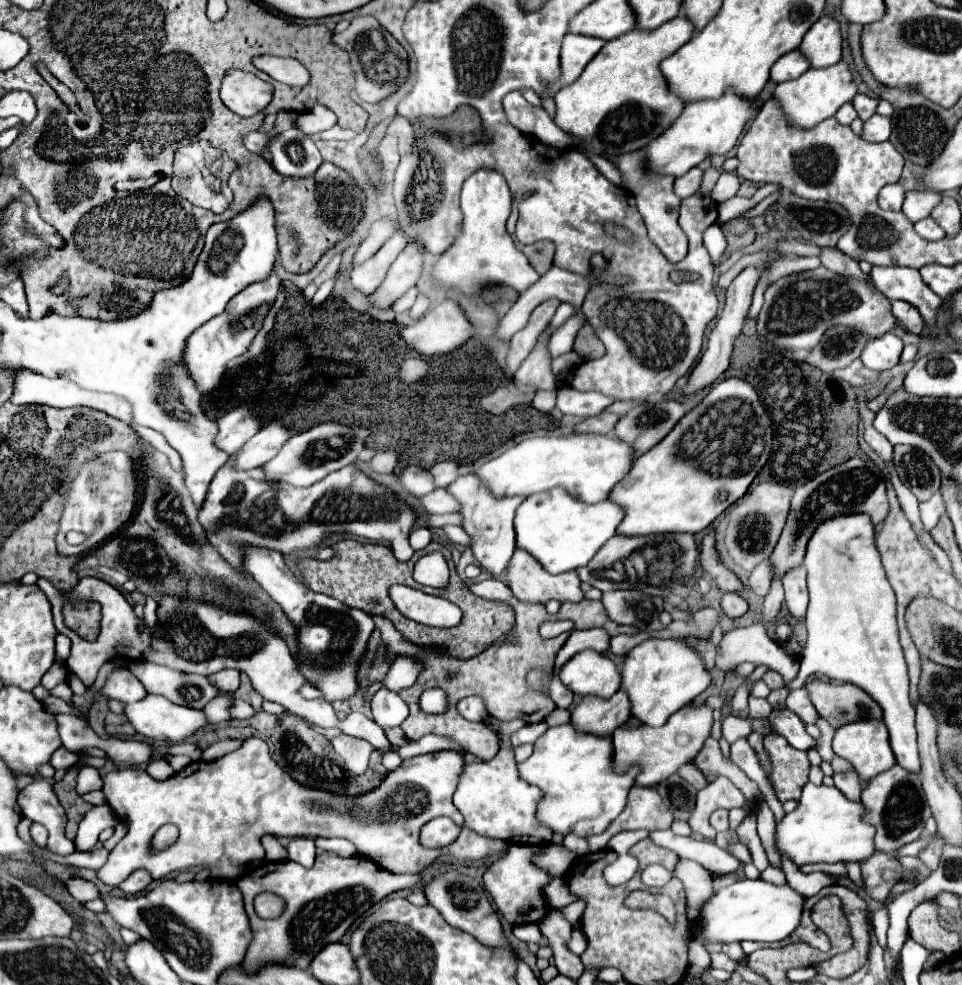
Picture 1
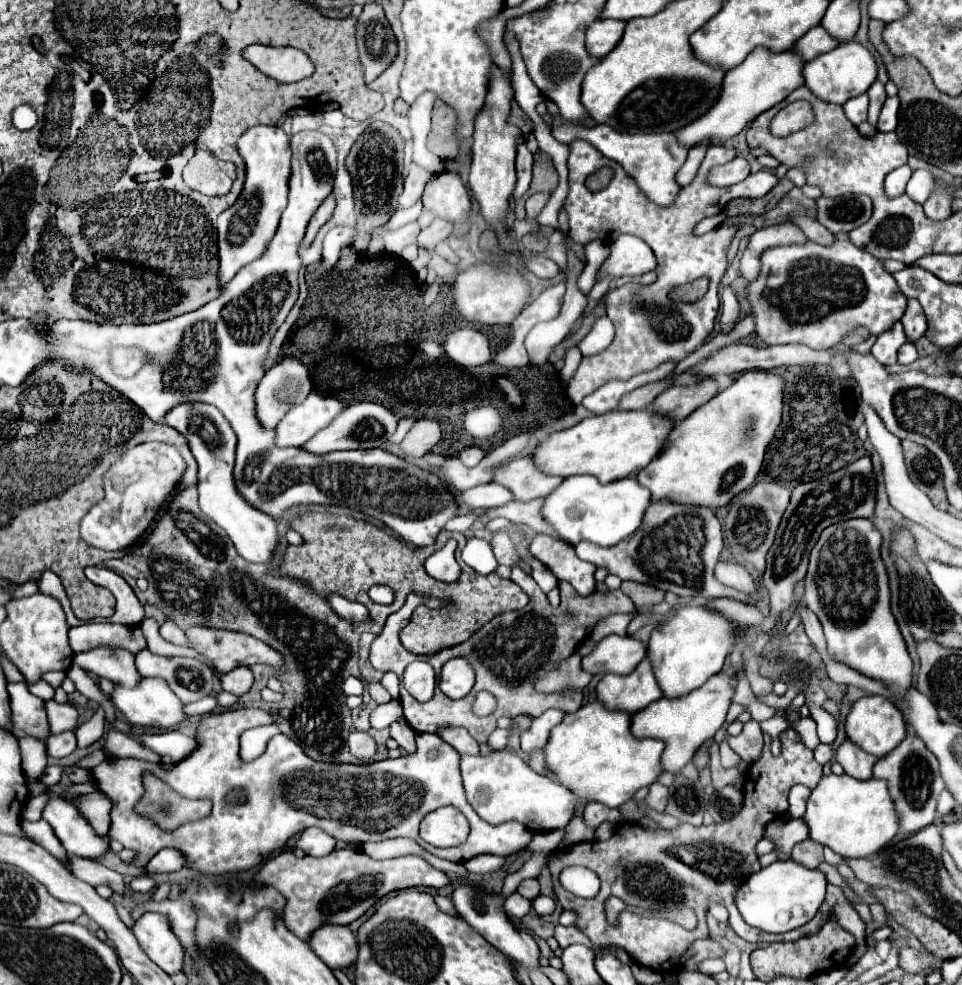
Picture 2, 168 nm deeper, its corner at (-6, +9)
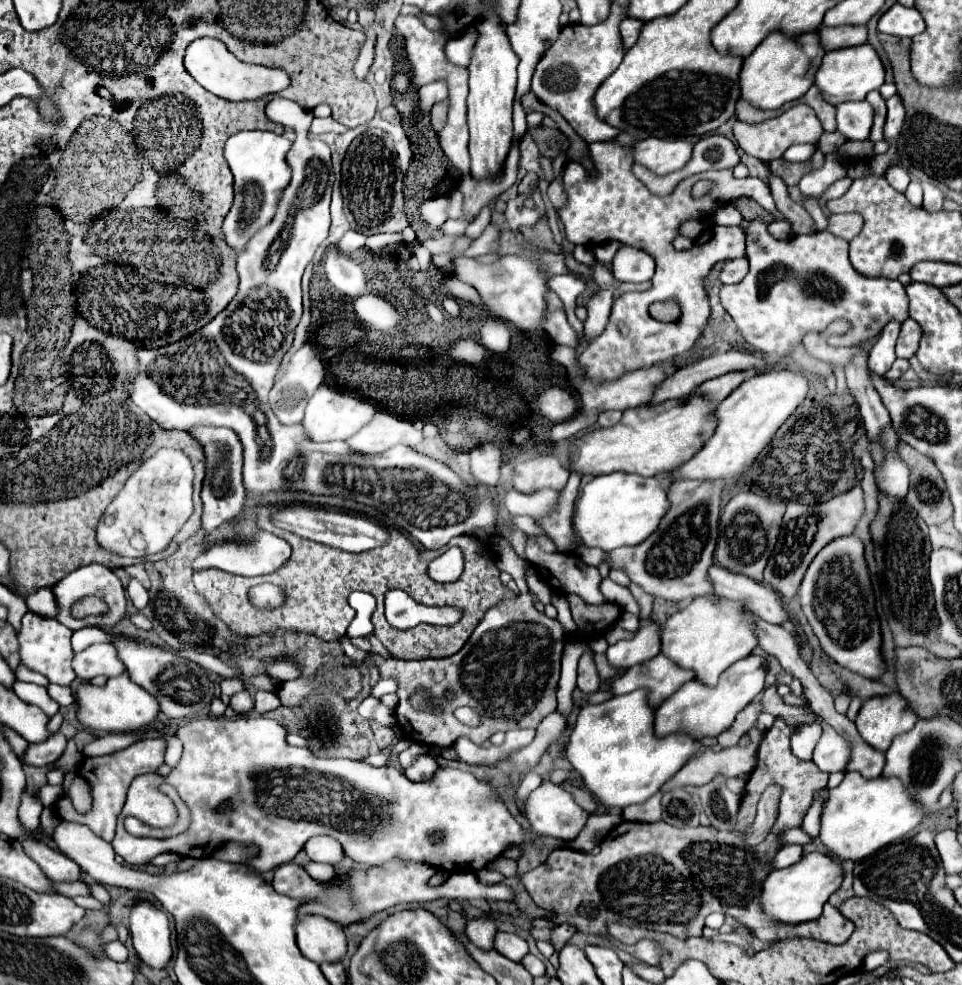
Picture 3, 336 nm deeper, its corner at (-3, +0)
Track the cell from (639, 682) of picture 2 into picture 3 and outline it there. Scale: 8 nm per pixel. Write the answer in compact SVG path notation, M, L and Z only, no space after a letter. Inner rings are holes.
M658 654L656 658L648 660L646 664L638 664L624 674L620 674L610 690L614 694L628 694L638 688L648 688L648 700L654 708L658 708L668 696L672 696L682 684L694 680L694 672L680 668L668 656Z

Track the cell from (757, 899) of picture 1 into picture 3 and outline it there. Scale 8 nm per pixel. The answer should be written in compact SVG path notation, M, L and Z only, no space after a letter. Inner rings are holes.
M820 852L804 854L798 864L782 868L782 870L774 870L764 880L762 894L760 894L762 910L770 918L786 922L786 924L816 920L822 914L822 906L826 904L826 900L840 888L842 878L844 878L842 860L832 858L830 854L820 854Z

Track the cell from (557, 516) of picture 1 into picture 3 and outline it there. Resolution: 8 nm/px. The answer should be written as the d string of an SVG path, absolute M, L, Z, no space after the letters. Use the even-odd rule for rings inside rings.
M610 472L606 476L596 476L582 490L576 506L574 526L586 546L602 548L612 552L620 546L634 546L650 536L662 516L670 510L670 500L658 478L630 476L628 472Z

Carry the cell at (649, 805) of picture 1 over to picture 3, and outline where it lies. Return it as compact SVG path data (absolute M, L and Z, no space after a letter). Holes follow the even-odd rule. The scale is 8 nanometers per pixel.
M656 792L652 798L648 798L644 804L636 804L636 806L628 806L624 808L624 818L632 820L632 822L658 822L662 816L662 808L660 808L660 798L662 794Z

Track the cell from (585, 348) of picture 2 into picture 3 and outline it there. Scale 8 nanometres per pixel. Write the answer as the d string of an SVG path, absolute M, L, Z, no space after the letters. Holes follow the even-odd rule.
M614 280L614 284L610 288L604 288L604 290L596 292L588 300L588 306L586 306L588 318L584 322L584 338L586 338L586 342L594 340L596 336L600 336L604 332L608 316L610 316L610 310L612 310L612 296L614 296L614 290L620 284L622 284L620 280Z

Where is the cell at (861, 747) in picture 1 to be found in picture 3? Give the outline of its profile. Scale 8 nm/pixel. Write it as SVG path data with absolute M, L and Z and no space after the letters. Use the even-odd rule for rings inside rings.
M898 692L894 696L878 696L864 702L856 728L860 736L876 750L886 752L894 736L908 732L918 720L910 702Z

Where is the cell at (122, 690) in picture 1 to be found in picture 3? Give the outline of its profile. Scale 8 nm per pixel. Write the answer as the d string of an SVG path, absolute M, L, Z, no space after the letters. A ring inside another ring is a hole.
M94 644L74 654L72 668L80 680L92 680L94 676L120 676L126 668L118 660L116 650L110 644Z

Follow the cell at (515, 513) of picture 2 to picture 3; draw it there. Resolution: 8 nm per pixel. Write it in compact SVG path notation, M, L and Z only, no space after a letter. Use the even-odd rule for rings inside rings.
M572 472L566 488L562 490L558 510L554 510L548 518L538 520L538 524L544 526L550 540L558 546L560 552L572 552L576 548L574 538L572 538L572 510L574 510L574 500L578 496L580 480L582 476L578 472Z

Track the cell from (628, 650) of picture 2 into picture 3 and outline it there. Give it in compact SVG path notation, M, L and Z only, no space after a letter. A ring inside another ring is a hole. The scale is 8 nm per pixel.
M648 622L640 626L630 640L620 640L608 648L606 656L612 666L628 670L636 664L644 664L660 654L660 630L658 622Z

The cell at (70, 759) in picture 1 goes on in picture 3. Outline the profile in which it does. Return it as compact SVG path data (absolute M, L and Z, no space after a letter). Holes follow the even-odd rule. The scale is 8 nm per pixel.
M56 732L50 738L46 738L44 742L28 744L28 748L20 756L20 760L24 764L32 764L32 766L50 766L62 756L62 752L66 750L66 742L68 740L60 732Z

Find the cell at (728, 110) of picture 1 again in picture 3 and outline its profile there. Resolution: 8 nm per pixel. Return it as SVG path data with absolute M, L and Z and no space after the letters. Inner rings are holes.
M818 30L800 36L772 32L772 36L766 36L766 40L762 40L762 44L758 44L758 48L744 60L744 68L740 74L742 98L762 110L776 110L786 102L802 98L814 84L814 76L822 64L824 54L826 50L822 48Z

